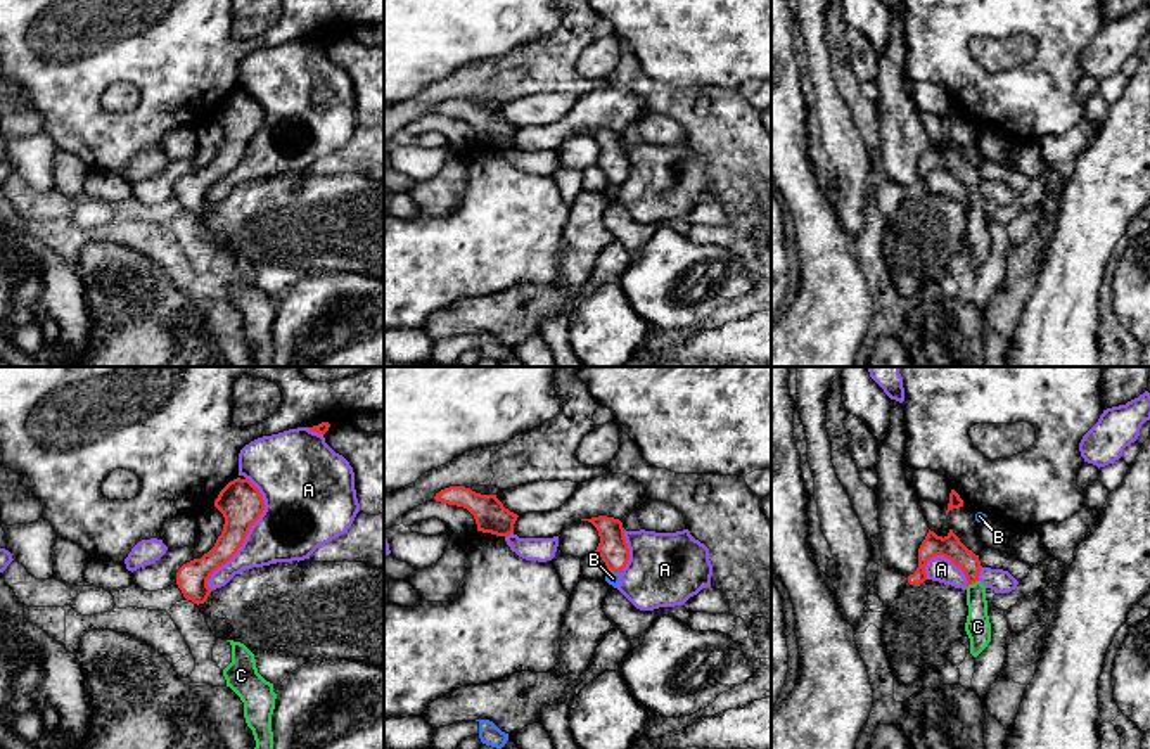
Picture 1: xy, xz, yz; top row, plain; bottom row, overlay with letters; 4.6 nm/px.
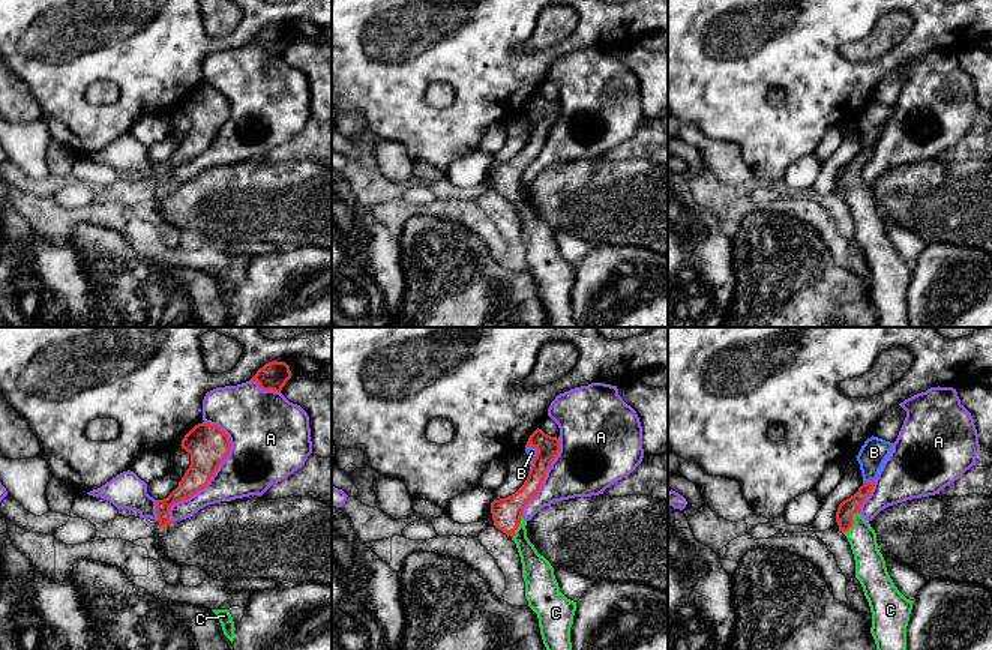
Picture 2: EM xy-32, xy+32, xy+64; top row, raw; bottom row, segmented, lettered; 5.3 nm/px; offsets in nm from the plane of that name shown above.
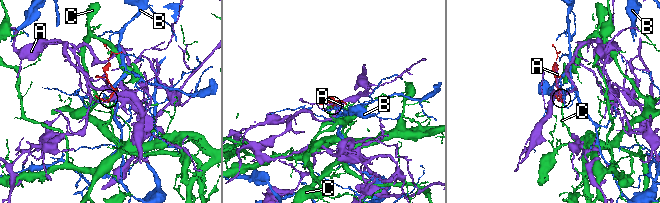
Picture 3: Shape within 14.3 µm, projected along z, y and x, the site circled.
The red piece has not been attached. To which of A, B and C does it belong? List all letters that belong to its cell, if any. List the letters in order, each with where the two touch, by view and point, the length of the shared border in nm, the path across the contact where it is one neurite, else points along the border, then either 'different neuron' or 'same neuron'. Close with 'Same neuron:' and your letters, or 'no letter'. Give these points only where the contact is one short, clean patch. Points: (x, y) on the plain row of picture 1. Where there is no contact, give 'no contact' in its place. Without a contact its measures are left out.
A: xy (246, 147) | 550 nm | different neuron
B: xz (614, 184) | 60 nm | along xz (609, 182), (619, 185) | different neuron
C: yz (971, 196) | 80 nm | across yz (950, 160), (971, 180), (971, 196), (976, 203), (977, 239) | same neuron
Same neuron: C

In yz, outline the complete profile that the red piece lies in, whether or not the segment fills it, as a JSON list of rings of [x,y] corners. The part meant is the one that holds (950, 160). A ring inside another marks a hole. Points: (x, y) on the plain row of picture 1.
[[[929,142],[918,161],[918,180],[908,189],[910,197],[920,197],[927,190],[925,178],[932,170],[942,168],[960,180],[967,190],[968,228],[965,244],[970,251],[970,266],[977,270],[991,254],[991,235],[987,228],[986,199],[979,194],[981,173],[968,163],[960,150],[949,142],[942,150]]]

